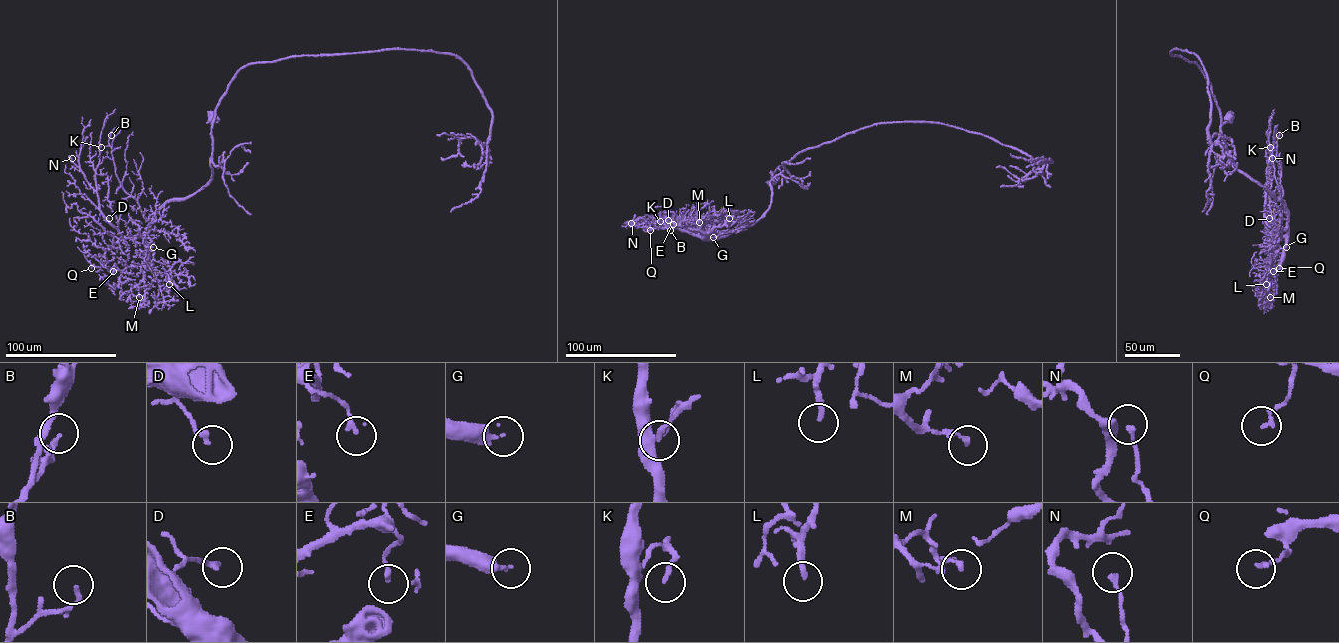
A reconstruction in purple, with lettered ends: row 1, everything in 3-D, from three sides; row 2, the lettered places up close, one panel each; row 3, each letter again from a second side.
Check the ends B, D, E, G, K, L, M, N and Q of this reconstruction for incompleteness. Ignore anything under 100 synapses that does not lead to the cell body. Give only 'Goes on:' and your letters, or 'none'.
Goes on: G

